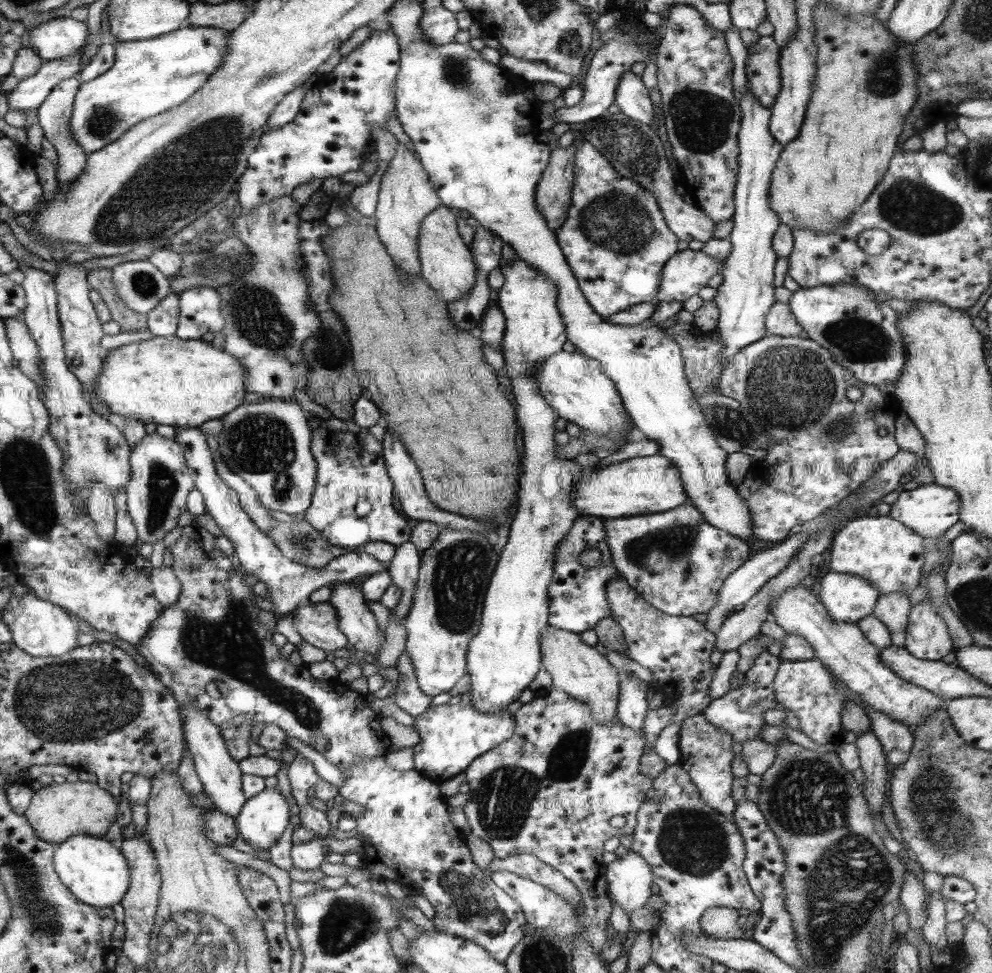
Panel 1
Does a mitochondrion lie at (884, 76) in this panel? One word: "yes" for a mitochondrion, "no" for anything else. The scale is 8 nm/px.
yes

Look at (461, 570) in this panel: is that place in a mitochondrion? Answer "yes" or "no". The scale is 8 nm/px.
yes

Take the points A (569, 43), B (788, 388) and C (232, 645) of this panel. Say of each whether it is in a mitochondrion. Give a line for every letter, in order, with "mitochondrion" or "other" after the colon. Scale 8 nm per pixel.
A: mitochondrion
B: mitochondrion
C: mitochondrion

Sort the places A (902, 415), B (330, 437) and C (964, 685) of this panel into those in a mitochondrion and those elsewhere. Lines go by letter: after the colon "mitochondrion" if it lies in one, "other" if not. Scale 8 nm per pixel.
A: other
B: other
C: other

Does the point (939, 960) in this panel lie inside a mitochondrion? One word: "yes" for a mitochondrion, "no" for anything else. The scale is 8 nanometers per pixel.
no

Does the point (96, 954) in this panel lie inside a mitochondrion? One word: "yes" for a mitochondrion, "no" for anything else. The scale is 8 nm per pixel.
no

